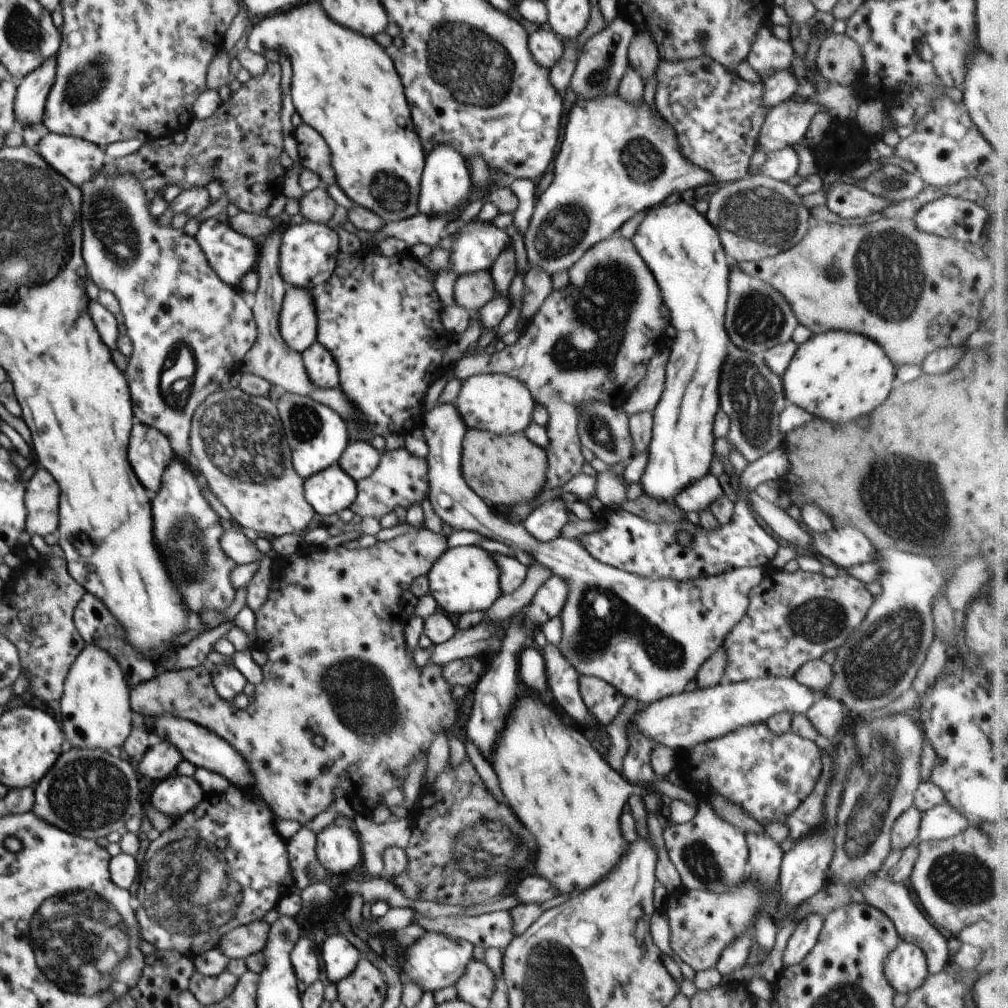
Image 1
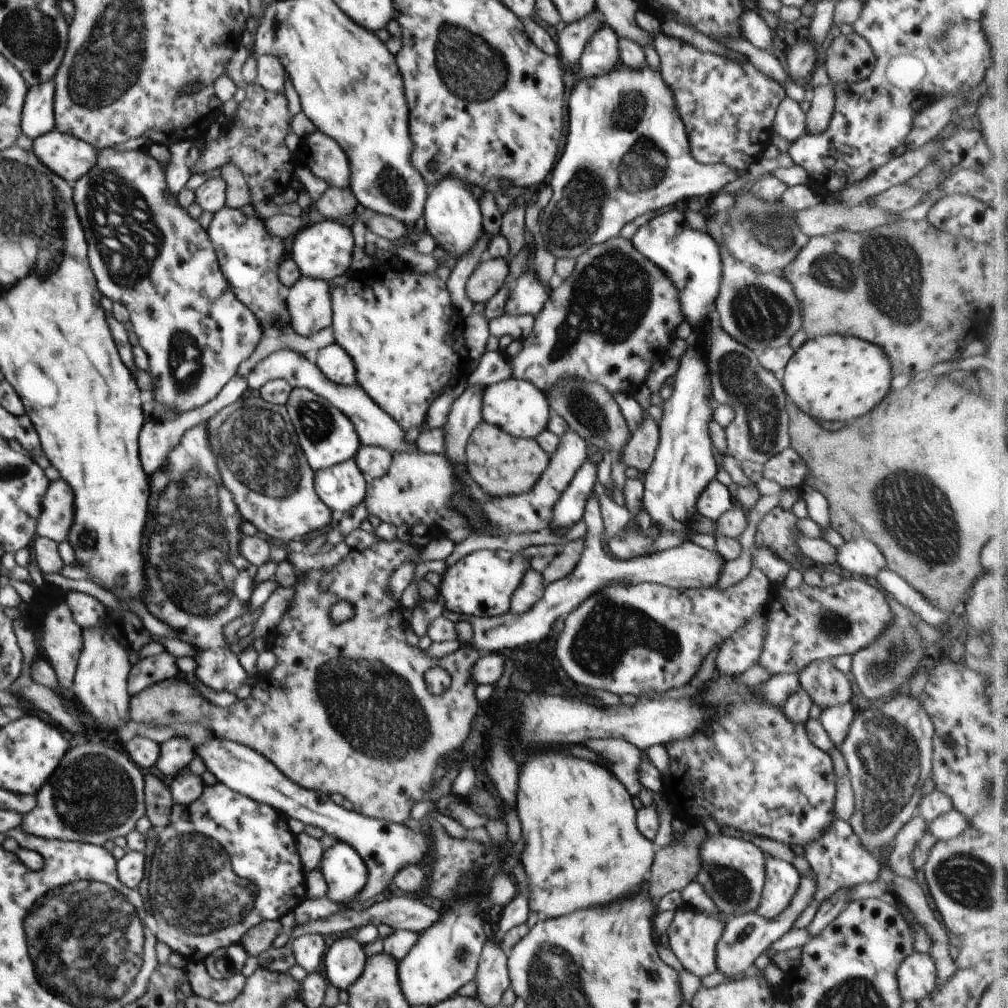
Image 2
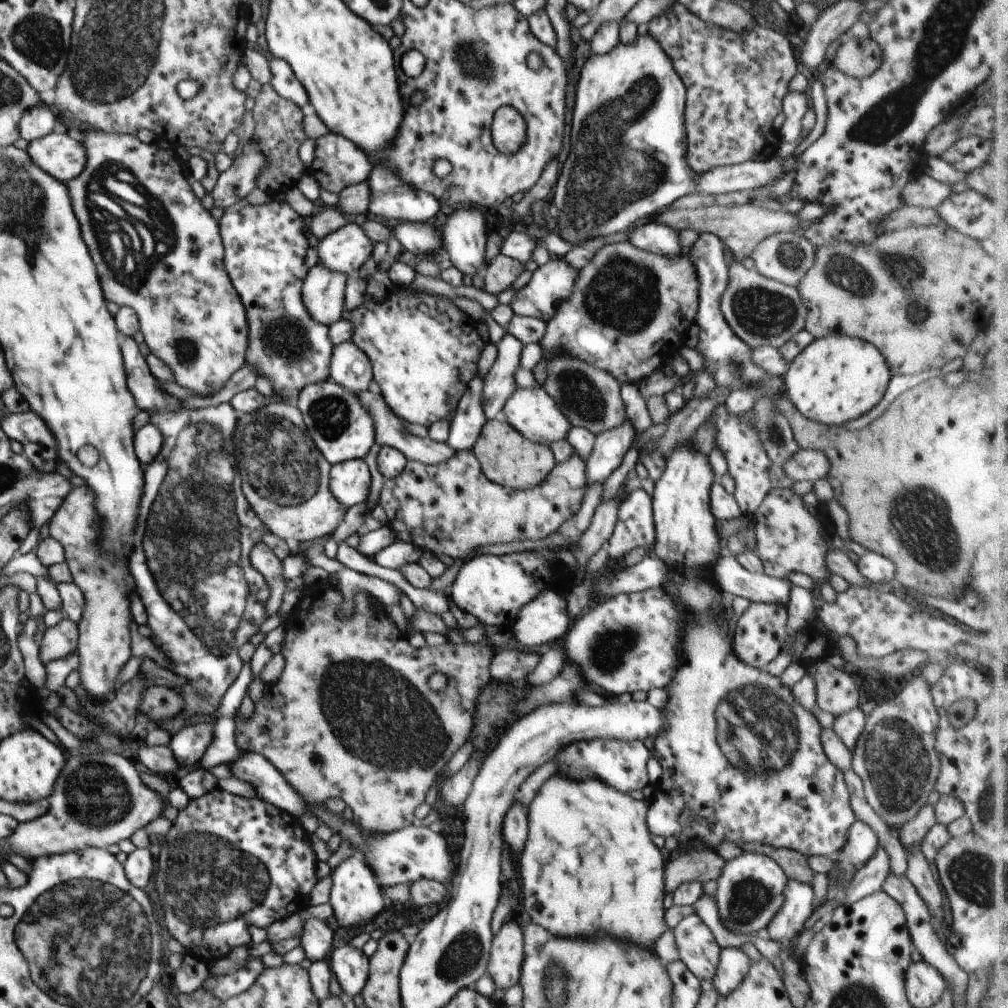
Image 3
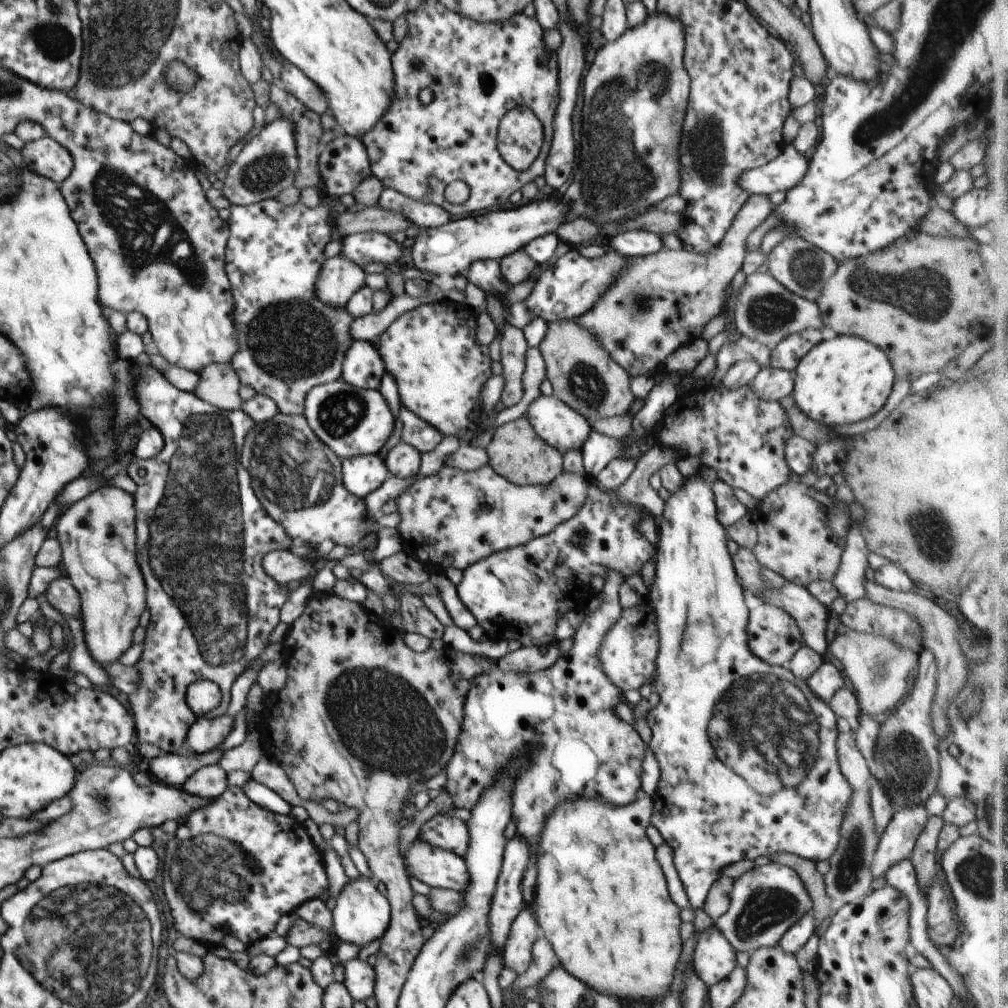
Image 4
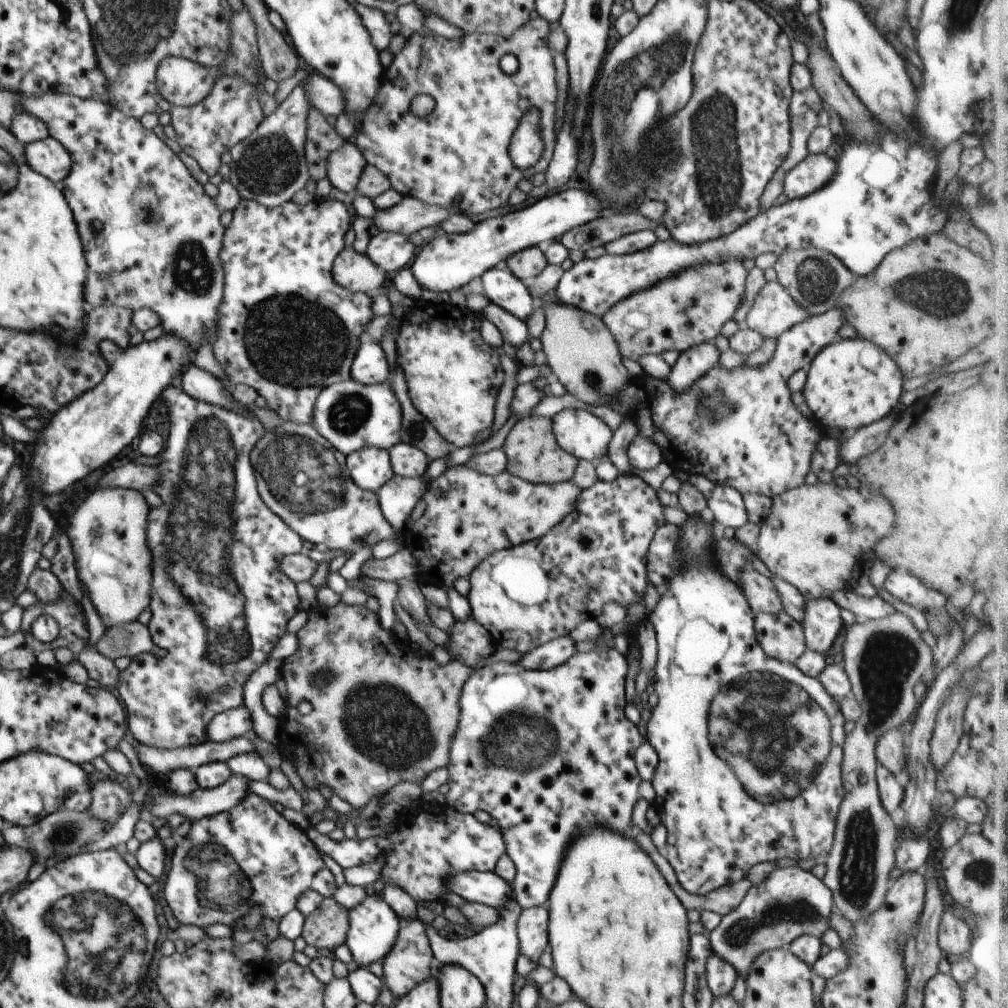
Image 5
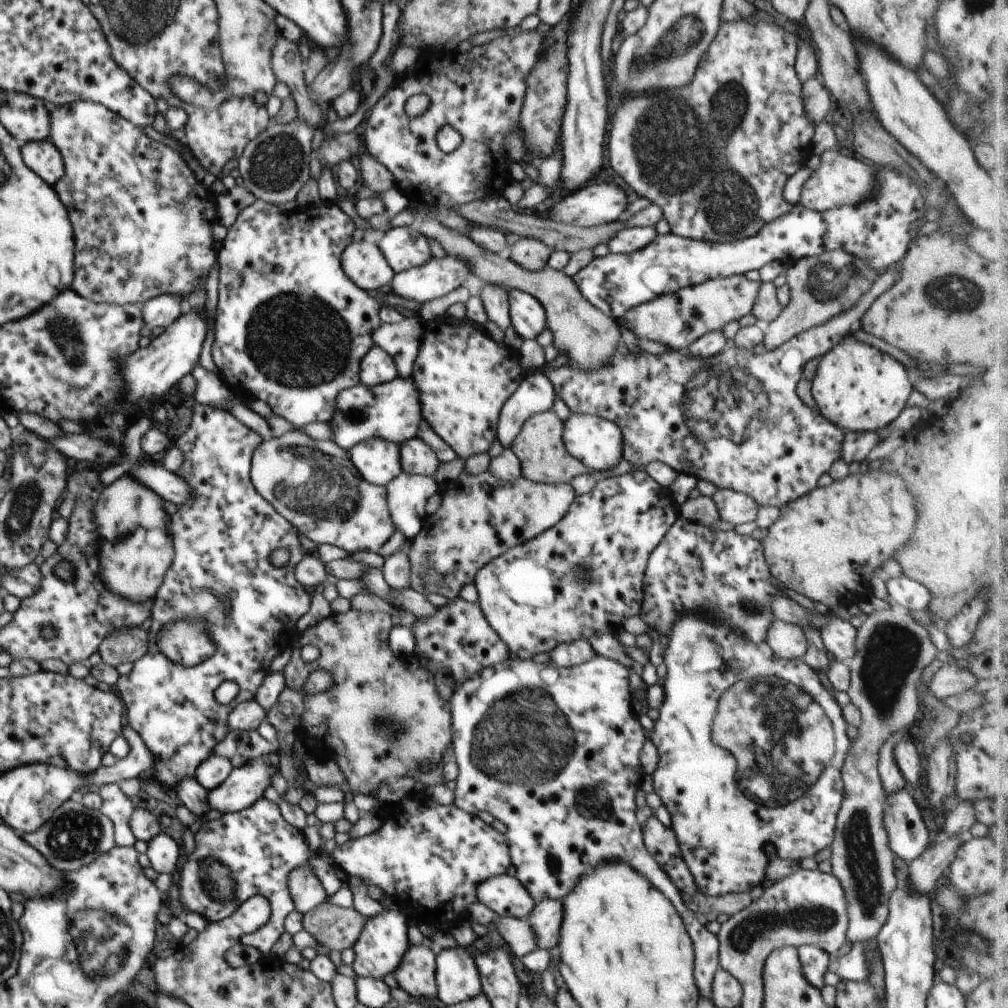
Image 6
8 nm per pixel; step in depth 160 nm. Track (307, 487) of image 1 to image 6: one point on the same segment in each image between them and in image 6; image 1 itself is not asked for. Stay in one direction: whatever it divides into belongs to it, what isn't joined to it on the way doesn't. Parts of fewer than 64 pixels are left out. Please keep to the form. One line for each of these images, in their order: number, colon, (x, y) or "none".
2: (341, 487)
3: (350, 480)
4: (362, 474)
5: (370, 467)
6: (378, 460)

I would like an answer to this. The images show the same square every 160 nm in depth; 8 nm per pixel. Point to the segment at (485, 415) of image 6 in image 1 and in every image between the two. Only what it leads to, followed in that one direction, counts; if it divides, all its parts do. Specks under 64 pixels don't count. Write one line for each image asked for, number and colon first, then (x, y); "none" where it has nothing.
1: (380, 317)
2: (406, 338)
3: (424, 350)
4: (432, 351)
5: (454, 376)

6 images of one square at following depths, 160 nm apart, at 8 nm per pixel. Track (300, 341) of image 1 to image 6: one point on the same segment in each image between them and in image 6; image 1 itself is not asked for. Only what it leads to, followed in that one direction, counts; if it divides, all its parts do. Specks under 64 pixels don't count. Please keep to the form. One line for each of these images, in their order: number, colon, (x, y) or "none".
2: (309, 309)
3: (323, 292)
4: (339, 278)
5: (357, 272)
6: (363, 262)

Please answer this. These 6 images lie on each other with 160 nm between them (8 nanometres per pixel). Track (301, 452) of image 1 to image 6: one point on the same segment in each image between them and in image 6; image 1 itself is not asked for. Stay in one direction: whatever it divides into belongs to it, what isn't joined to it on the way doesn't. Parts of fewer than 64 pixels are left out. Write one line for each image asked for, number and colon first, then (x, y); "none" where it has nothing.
2: (327, 436)
3: (342, 428)
4: (352, 421)
5: (350, 415)
6: (392, 411)

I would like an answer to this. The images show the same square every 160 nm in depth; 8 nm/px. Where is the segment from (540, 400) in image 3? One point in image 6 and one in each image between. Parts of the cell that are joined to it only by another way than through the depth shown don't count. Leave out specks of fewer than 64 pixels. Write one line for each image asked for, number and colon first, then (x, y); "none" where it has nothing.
4: (557, 423)
5: (579, 432)
6: (596, 442)

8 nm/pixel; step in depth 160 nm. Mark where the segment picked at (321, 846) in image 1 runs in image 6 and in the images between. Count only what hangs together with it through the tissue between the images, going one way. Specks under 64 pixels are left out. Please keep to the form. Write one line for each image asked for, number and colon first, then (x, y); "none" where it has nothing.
2: (346, 874)
3: (355, 897)
4: (362, 914)
5: (373, 925)
6: (381, 946)

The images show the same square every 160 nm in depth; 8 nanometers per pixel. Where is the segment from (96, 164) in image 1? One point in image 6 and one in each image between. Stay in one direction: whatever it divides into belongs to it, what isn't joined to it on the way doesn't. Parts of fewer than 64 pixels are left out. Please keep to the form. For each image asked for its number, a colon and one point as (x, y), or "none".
2: (69, 157)
3: (60, 154)
4: (45, 156)
5: (47, 157)
6: (42, 157)

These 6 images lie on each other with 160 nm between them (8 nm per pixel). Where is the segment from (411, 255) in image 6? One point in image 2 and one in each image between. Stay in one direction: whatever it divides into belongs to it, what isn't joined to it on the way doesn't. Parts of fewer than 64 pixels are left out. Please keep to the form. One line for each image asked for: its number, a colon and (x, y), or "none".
2: (323, 250)
3: (345, 250)
4: (362, 248)
5: (393, 252)

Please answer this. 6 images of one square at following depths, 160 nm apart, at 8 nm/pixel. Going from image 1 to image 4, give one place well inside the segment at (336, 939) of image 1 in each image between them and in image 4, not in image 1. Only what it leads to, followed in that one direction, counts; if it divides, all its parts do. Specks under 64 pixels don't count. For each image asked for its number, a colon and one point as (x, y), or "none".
2: (344, 961)
3: (351, 967)
4: (359, 979)

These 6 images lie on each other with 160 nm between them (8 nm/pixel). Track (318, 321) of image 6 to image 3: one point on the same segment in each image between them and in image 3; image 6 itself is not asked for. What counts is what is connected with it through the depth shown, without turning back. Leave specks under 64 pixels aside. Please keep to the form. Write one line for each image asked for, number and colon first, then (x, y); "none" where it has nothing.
3: (265, 245)
4: (290, 341)
5: (286, 328)

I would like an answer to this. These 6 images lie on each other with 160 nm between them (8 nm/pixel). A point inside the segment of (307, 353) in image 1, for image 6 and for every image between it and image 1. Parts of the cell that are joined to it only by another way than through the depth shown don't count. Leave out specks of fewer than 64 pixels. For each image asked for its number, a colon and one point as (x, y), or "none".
2: (333, 360)
3: (350, 367)
4: (363, 366)
5: (370, 366)
6: (377, 367)

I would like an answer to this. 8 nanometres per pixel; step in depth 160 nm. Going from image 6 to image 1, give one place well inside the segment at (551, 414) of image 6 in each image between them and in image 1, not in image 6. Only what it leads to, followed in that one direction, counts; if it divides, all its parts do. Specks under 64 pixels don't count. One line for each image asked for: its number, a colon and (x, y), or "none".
1: (511, 470)
2: (502, 464)
3: (506, 457)
4: (516, 452)
5: (532, 451)

